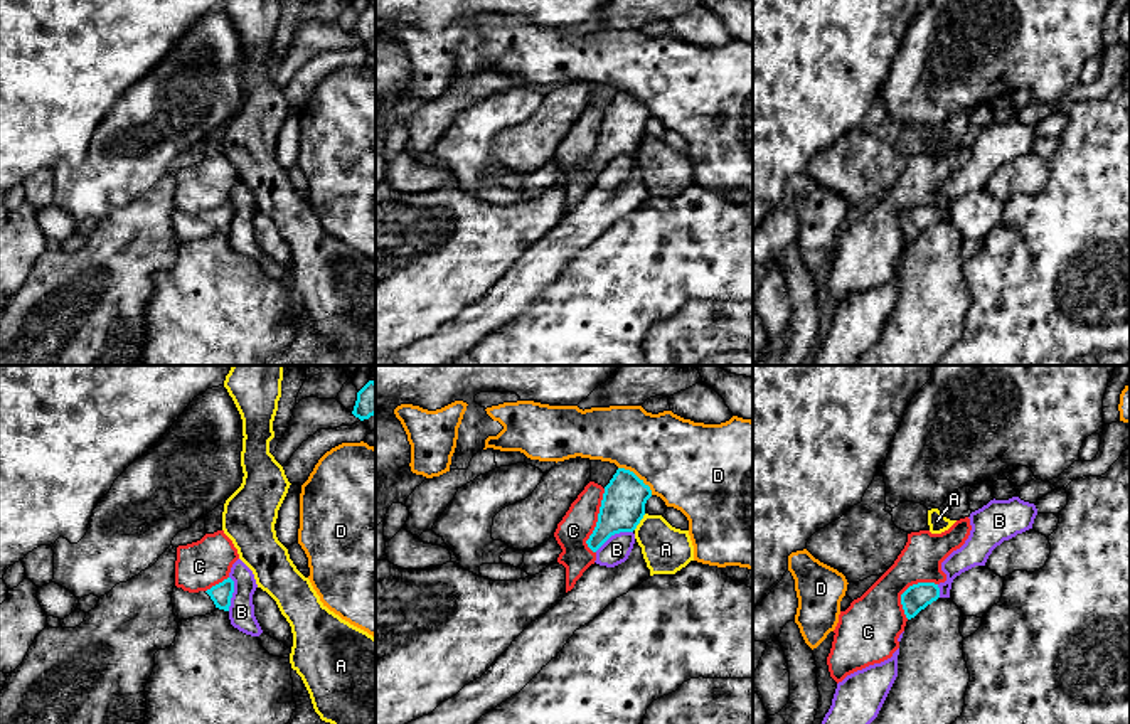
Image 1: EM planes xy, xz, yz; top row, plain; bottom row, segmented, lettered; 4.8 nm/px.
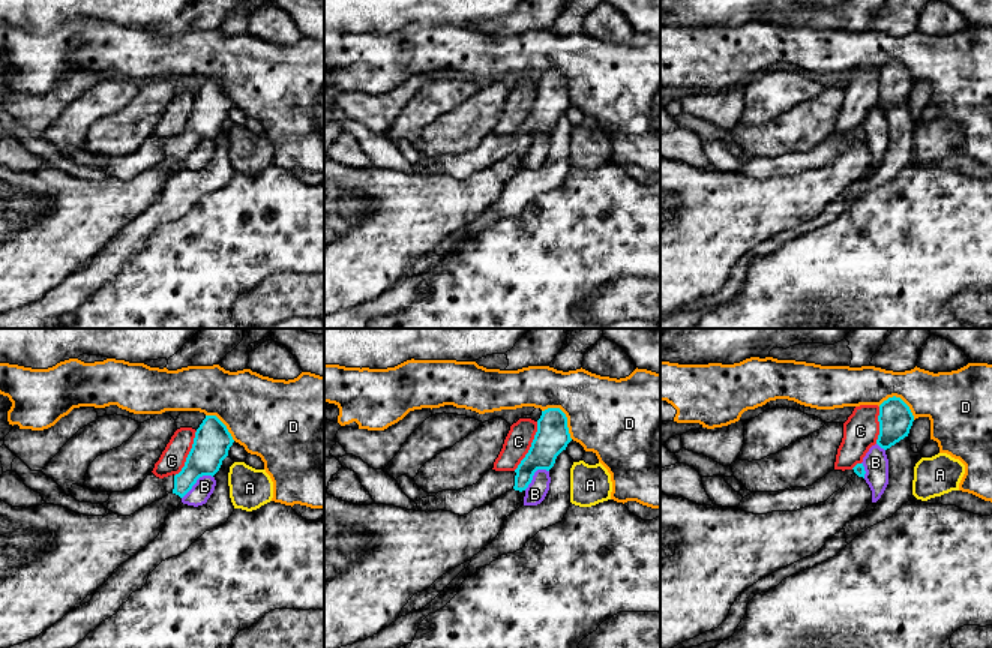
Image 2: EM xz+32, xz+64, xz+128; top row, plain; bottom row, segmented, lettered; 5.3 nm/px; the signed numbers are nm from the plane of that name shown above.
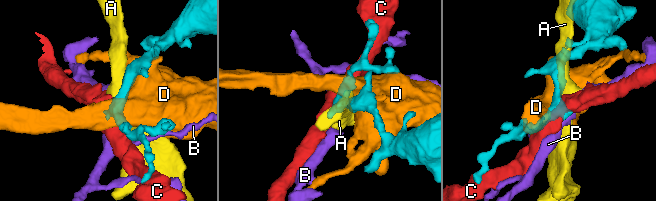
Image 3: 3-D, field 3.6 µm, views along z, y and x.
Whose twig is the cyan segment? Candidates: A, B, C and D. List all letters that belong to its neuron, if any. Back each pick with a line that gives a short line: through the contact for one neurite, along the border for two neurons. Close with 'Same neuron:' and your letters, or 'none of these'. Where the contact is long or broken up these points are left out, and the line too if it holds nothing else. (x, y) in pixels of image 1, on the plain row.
Same neuron: none of these

